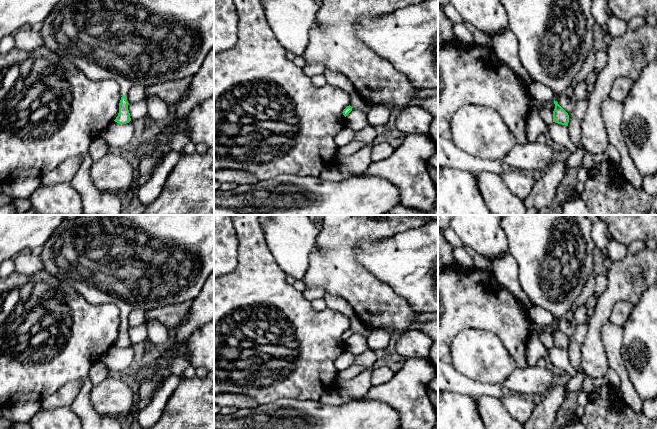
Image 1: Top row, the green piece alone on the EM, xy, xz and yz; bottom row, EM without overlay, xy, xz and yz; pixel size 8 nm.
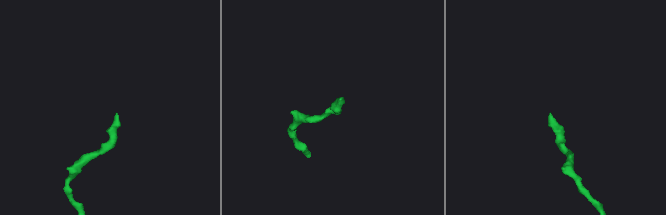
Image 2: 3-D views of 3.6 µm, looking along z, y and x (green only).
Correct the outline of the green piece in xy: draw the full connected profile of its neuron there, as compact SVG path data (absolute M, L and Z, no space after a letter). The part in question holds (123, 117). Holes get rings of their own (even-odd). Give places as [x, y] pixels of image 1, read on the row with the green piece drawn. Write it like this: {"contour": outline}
{"contour": "M61 0L60 4L42 22L42 28L39 33L43 38L44 47L72 63L90 79L112 79L119 84L122 97L119 103L119 113L114 121L119 124L126 124L131 121L126 95L133 86L141 85L148 87L180 80L185 77L194 76L199 71L206 56L214 47L214 0Z"}

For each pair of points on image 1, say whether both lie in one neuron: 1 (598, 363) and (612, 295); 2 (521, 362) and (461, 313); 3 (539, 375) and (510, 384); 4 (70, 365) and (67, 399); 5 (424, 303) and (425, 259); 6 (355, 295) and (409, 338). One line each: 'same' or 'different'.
1: same
2: same
3: same
4: different
5: same
6: different

